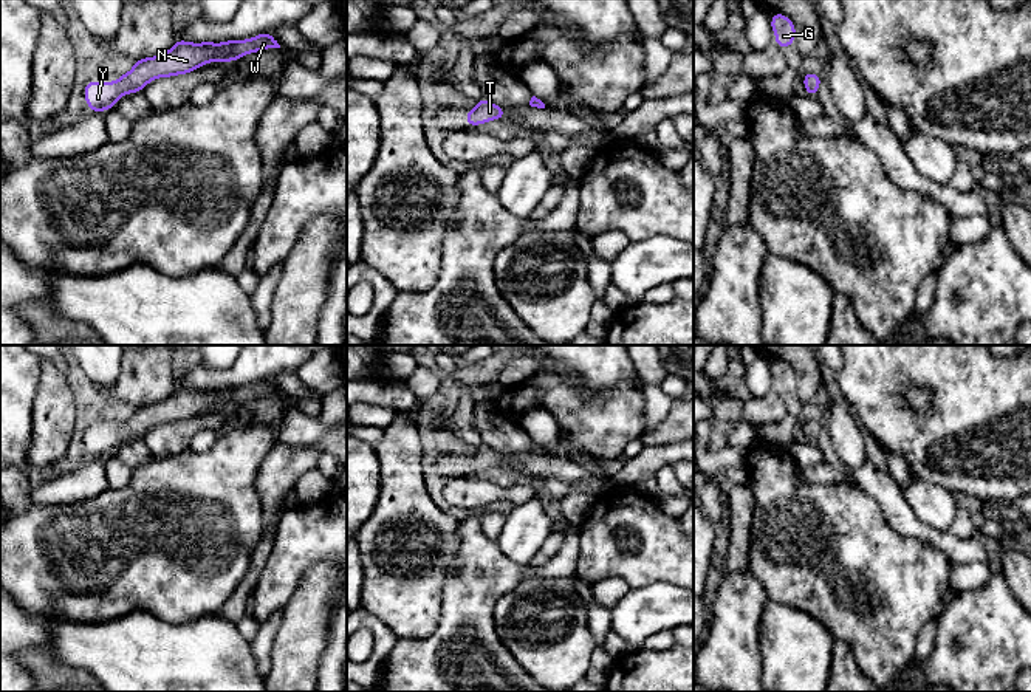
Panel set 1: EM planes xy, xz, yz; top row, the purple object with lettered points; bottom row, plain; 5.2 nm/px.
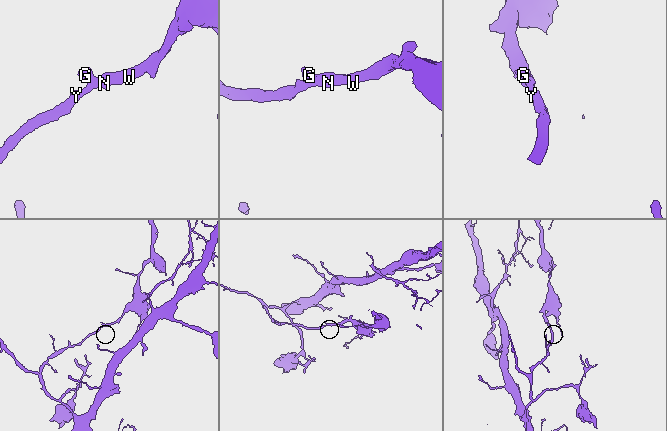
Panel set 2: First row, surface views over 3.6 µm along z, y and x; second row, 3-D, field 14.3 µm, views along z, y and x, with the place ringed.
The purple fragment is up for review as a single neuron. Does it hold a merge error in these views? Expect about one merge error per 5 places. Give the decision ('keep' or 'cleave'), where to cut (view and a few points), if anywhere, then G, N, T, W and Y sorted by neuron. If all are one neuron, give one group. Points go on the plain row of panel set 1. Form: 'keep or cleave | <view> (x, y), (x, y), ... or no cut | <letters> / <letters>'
keep | no cut | G N T W Y

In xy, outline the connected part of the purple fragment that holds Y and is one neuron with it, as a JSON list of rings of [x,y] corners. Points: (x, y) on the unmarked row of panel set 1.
[[[269,378],[252,385],[223,390],[192,390],[178,385],[161,403],[135,407],[133,415],[127,421],[121,421],[116,429],[88,427],[84,433],[85,447],[90,458],[107,458],[121,443],[141,438],[153,426],[186,421],[207,409],[238,409],[248,399],[259,399],[268,395],[280,395]]]

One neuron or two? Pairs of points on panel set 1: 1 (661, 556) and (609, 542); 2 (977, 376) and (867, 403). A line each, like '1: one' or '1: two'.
1: one
2: one

